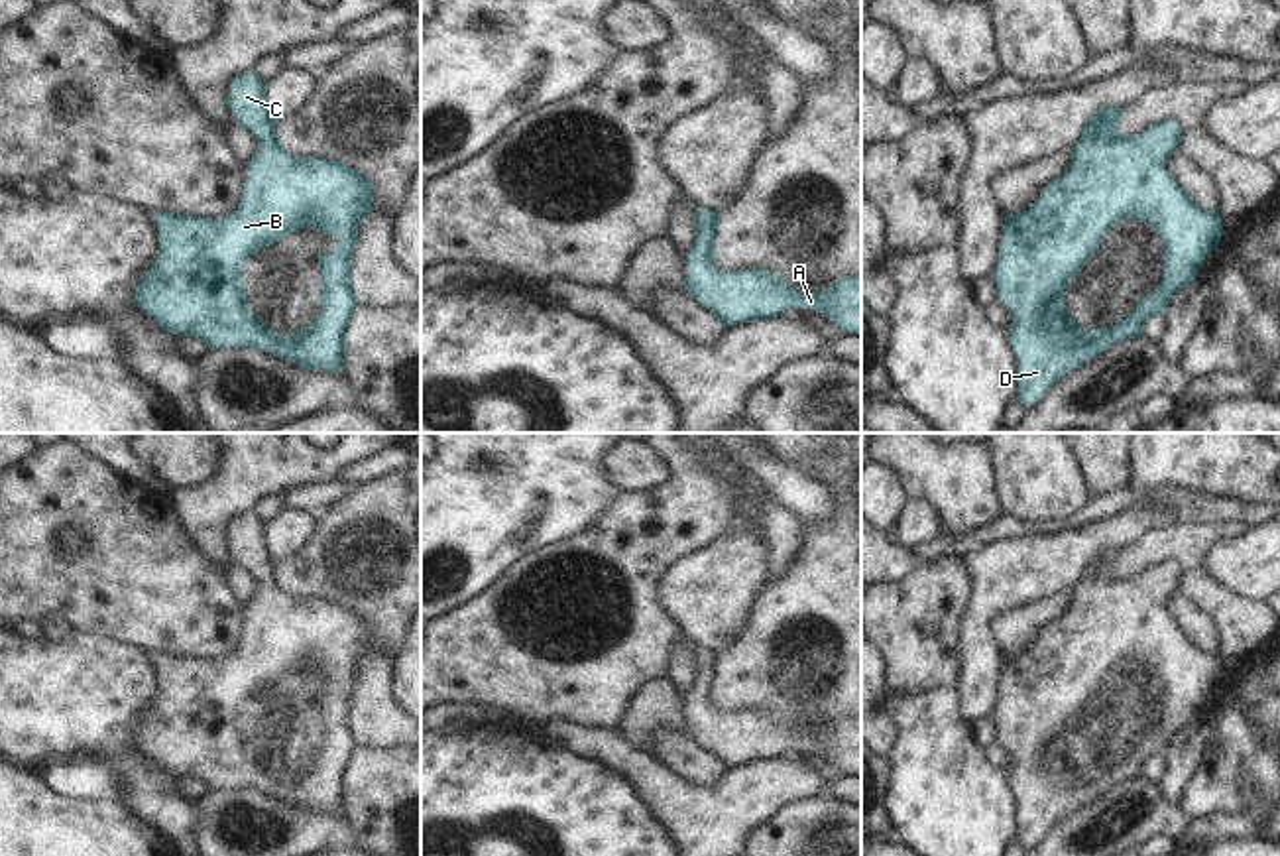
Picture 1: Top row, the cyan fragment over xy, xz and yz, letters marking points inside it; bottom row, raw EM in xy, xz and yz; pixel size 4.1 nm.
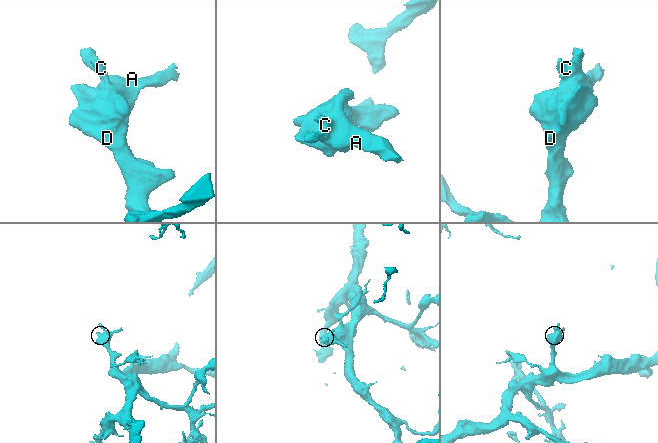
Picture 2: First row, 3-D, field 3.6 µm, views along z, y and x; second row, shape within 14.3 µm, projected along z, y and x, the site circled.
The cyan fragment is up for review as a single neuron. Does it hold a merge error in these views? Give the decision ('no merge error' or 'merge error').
no merge error

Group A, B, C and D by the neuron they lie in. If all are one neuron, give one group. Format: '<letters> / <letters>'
A B C D

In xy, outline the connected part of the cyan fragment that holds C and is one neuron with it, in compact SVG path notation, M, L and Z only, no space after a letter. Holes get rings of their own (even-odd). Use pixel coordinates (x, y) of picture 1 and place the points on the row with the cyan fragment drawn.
M254 69L232 81L226 106L232 110L234 122L260 142L258 153L246 163L244 199L232 214L222 218L155 213L161 252L140 277L134 305L177 338L191 335L210 350L244 346L265 350L305 370L340 372L346 362L346 325L358 303L350 275L356 238L360 222L372 211L372 185L362 173L340 161L291 155L277 140L277 122L267 106L267 83ZM305 226L320 230L328 238L336 232L338 246L317 262L322 274L320 319L283 338L248 309L248 297L240 285L242 268L256 252Z

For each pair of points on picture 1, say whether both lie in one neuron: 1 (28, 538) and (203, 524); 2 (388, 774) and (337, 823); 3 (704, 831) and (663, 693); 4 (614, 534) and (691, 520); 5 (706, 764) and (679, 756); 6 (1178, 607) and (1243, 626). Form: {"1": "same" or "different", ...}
{"1": "different", "2": "different", "3": "different", "4": "same", "5": "same", "6": "different"}

